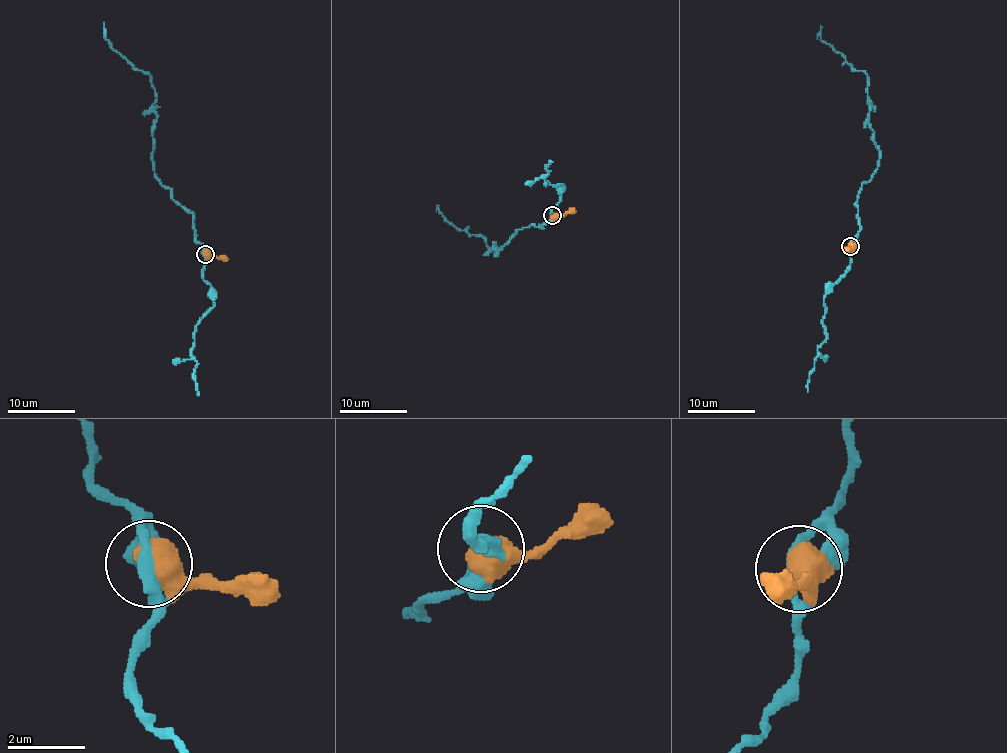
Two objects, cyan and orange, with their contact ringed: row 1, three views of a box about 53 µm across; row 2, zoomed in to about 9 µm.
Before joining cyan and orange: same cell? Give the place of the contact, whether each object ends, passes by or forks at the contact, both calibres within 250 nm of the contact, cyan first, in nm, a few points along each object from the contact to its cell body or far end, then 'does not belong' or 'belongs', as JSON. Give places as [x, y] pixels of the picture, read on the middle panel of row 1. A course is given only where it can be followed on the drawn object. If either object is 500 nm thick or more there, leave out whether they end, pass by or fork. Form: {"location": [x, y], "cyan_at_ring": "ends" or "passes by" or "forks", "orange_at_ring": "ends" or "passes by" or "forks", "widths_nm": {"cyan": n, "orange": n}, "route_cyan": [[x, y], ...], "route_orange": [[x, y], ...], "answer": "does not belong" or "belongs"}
{"location": [552, 215], "widths_nm": {"cyan": 280, "orange": 750}, "route_cyan": [[552, 215], [541, 226], [519, 229], [495, 255], [496, 248], [489, 249], [481, 236], [456, 229], [436, 209]], "route_orange": [[552, 215], [564, 216], [576, 211]], "answer": "belongs"}

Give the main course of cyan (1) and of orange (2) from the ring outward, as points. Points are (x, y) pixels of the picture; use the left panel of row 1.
1: (205, 254), (194, 236), (192, 215), (154, 172), (156, 98), (151, 79), (104, 36), (104, 22)
2: (205, 254), (228, 259)

